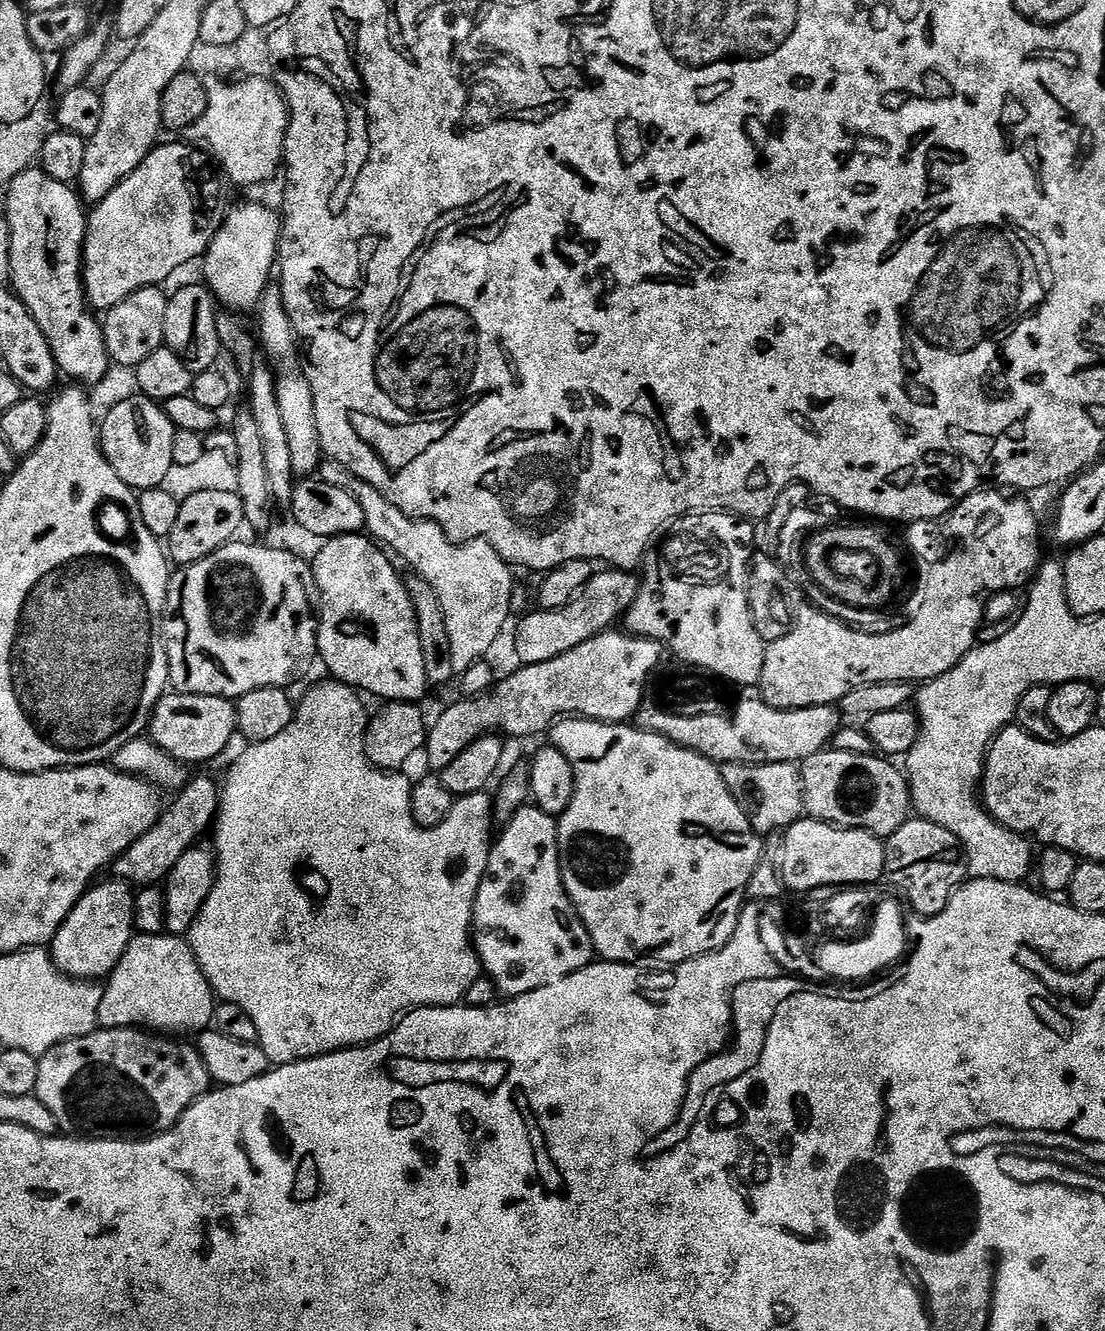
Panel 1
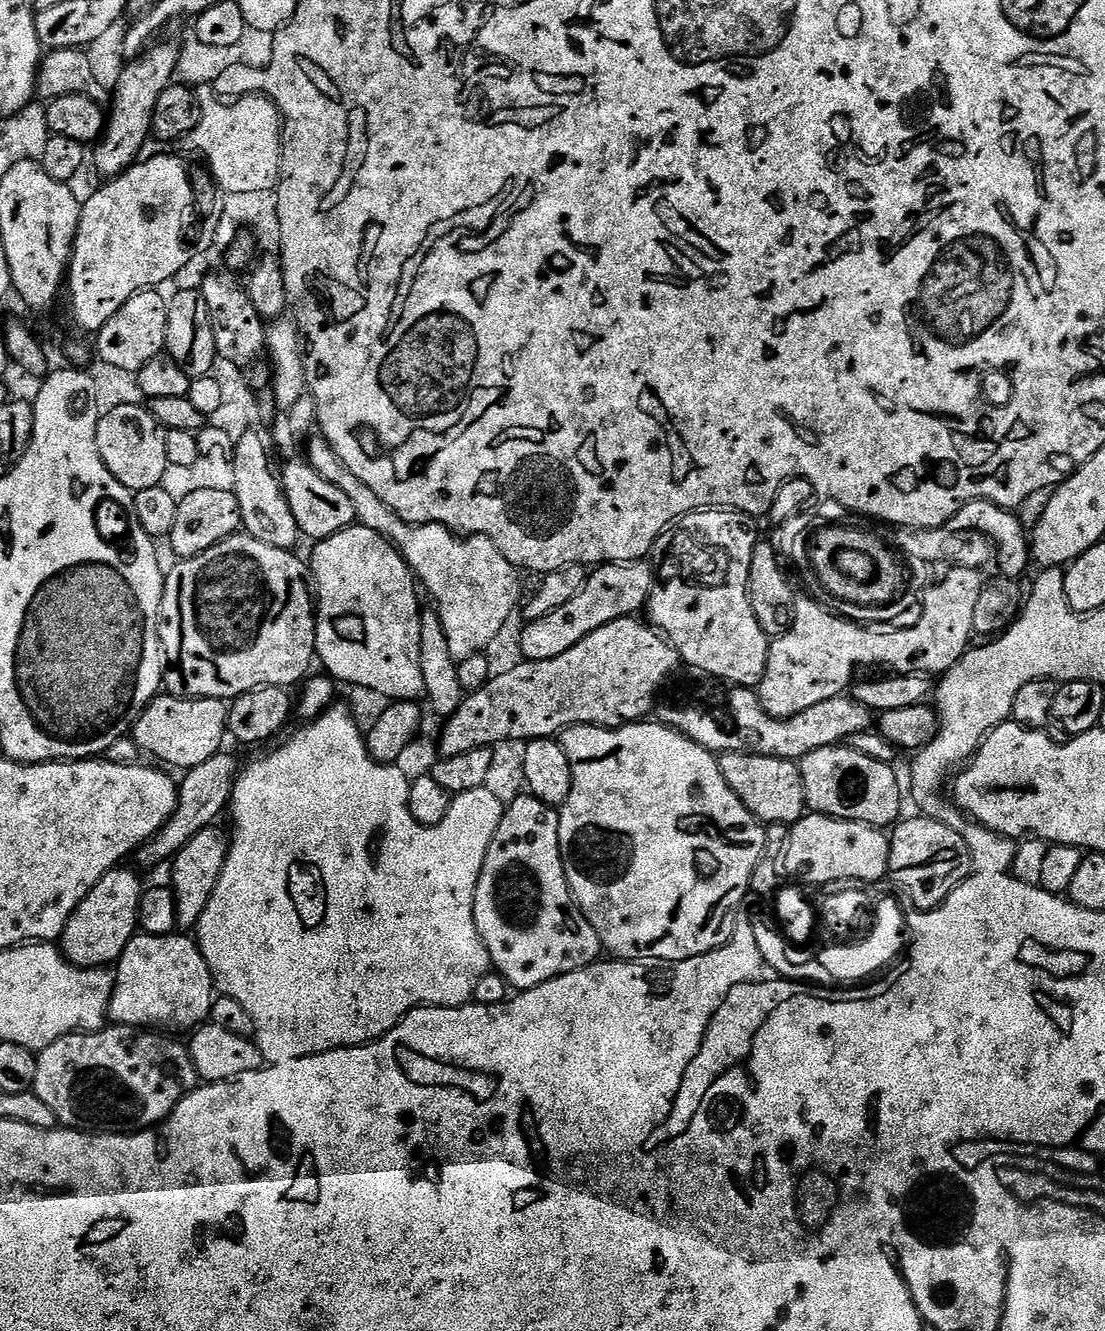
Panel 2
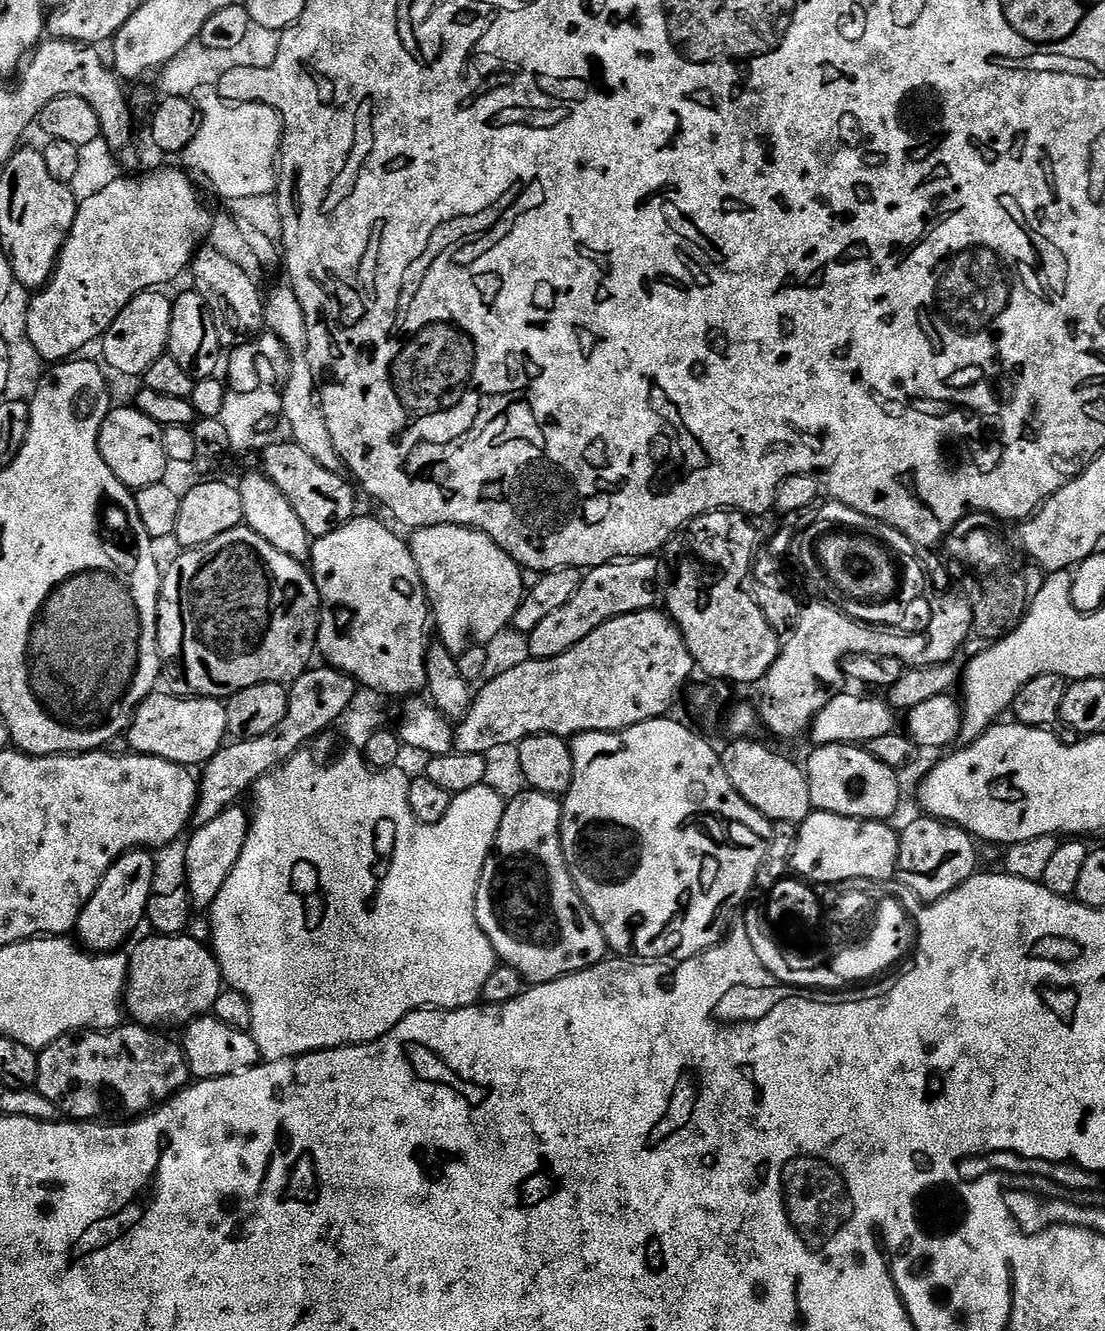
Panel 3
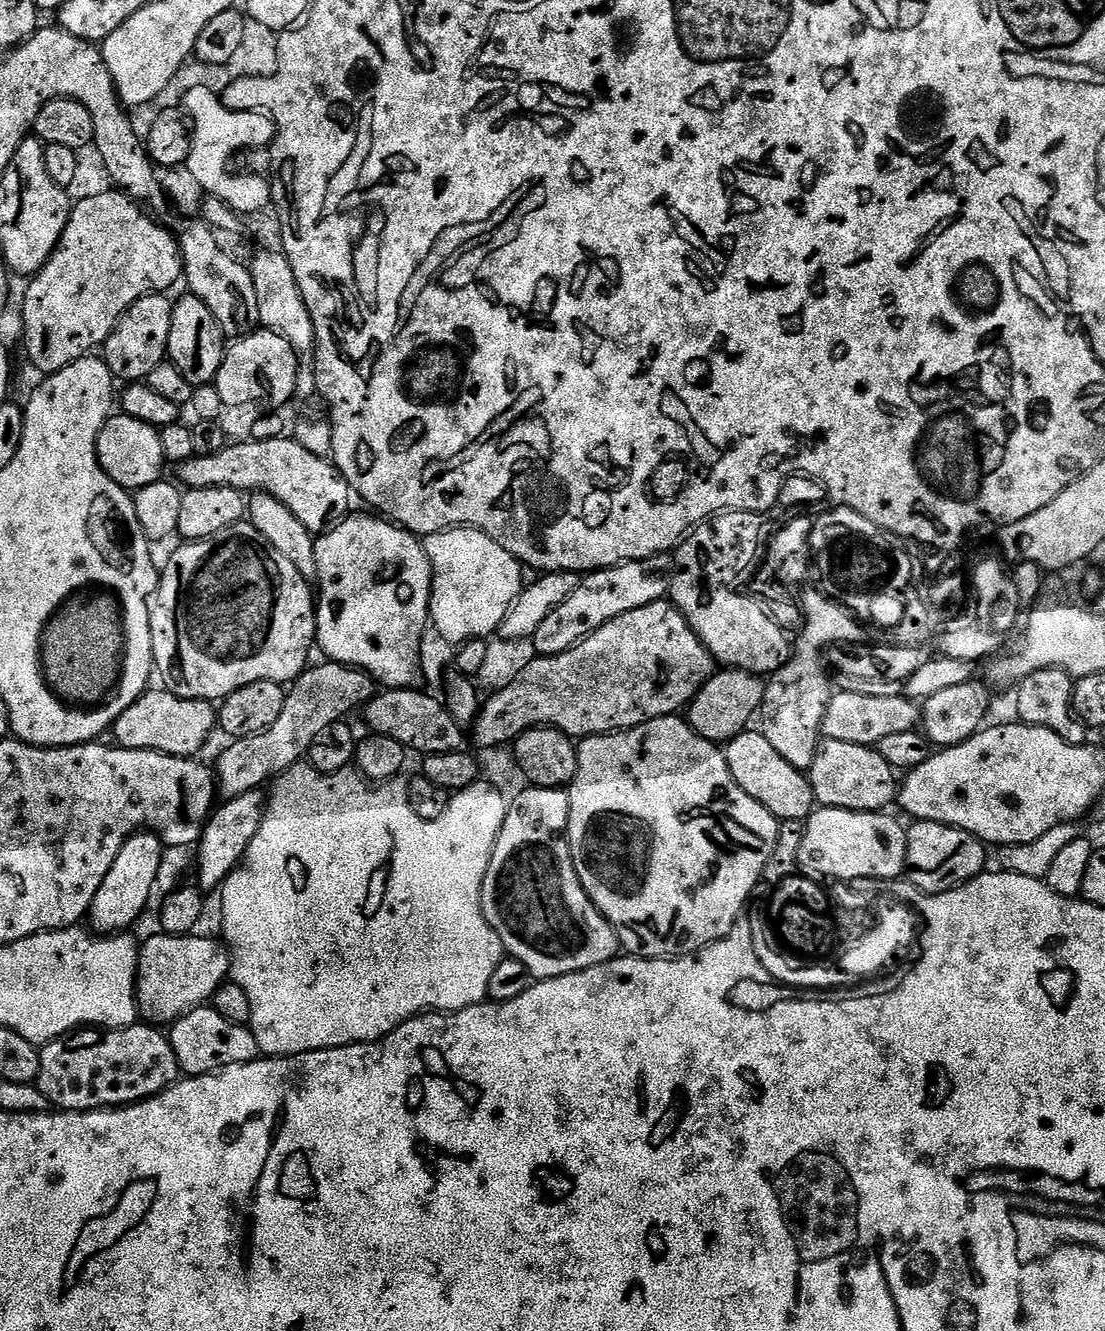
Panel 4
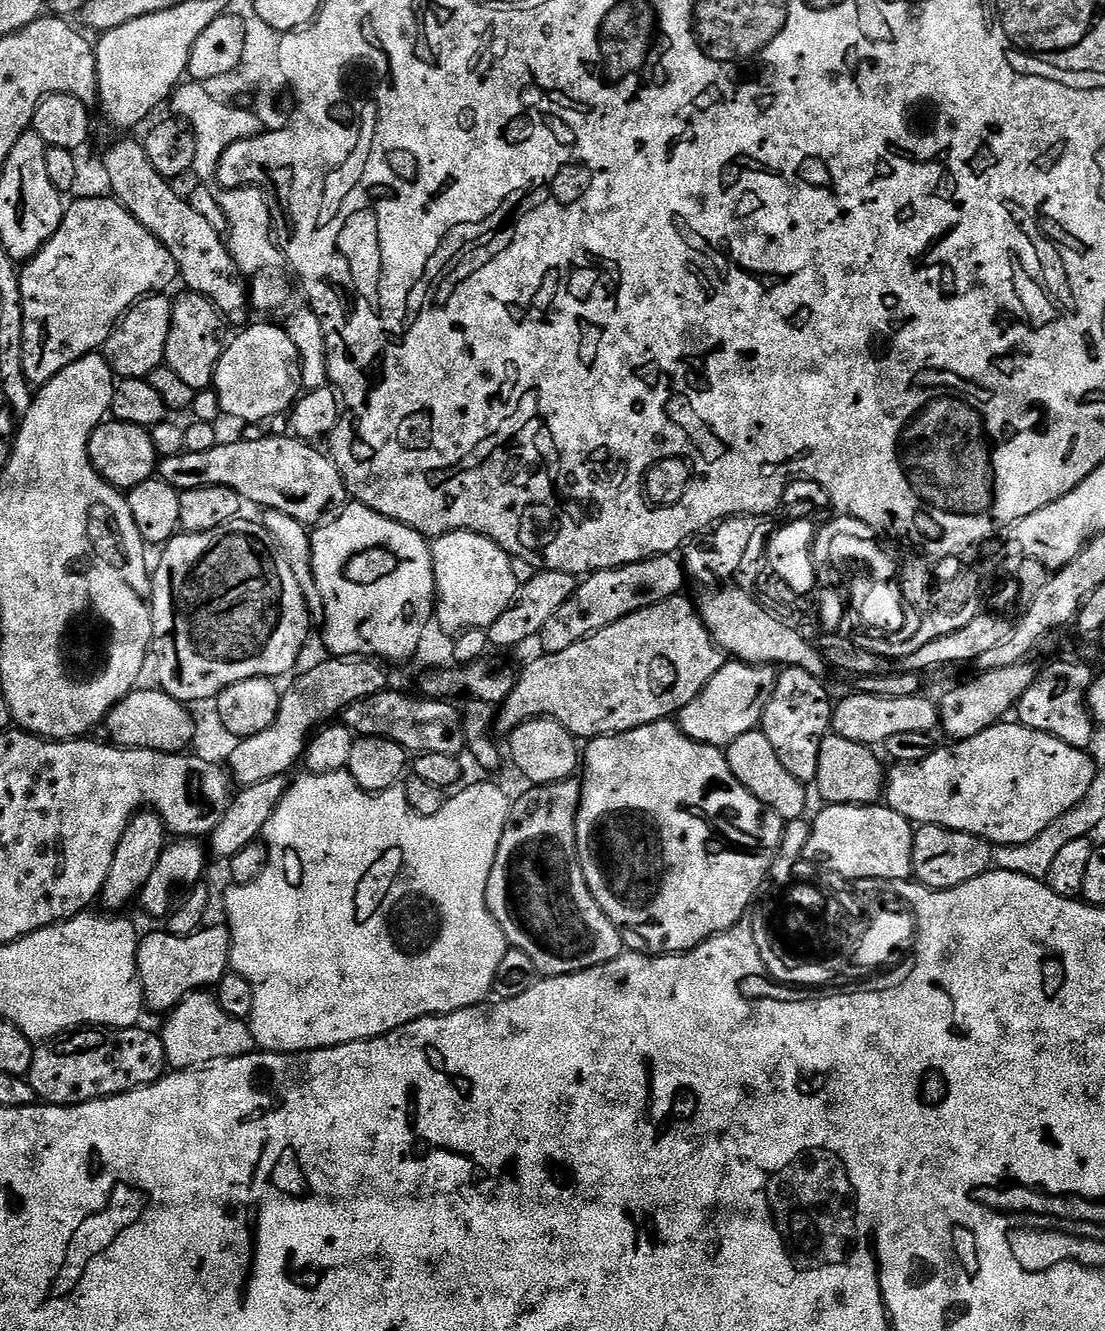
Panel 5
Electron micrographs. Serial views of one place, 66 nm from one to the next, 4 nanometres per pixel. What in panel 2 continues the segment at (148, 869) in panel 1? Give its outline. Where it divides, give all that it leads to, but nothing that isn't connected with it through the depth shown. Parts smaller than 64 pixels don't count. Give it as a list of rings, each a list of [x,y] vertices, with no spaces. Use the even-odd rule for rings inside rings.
[[[221,750],[214,758],[206,758],[202,766],[194,766],[183,773],[184,781],[178,784],[178,803],[176,812],[168,821],[164,829],[157,836],[152,837],[143,848],[139,849],[138,857],[144,864],[160,864],[171,861],[198,834],[198,830],[206,830],[217,823],[220,815],[225,815],[226,809],[232,803],[232,791],[238,777],[236,760],[228,753]]]

